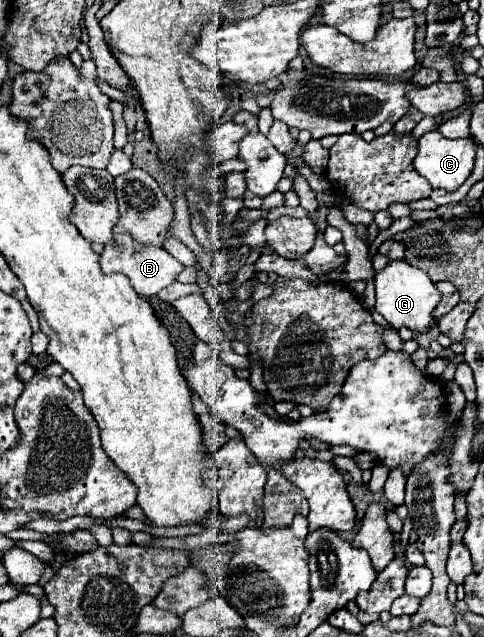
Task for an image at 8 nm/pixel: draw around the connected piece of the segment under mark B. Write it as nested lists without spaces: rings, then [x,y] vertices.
[[[119,233],[119,235],[115,235],[115,239],[111,243],[105,245],[105,249],[101,253],[101,269],[103,269],[103,273],[127,275],[131,281],[131,287],[141,297],[151,297],[151,295],[157,295],[163,287],[171,285],[177,279],[177,275],[183,271],[183,265],[175,257],[171,257],[165,249],[139,243],[129,233]]]

